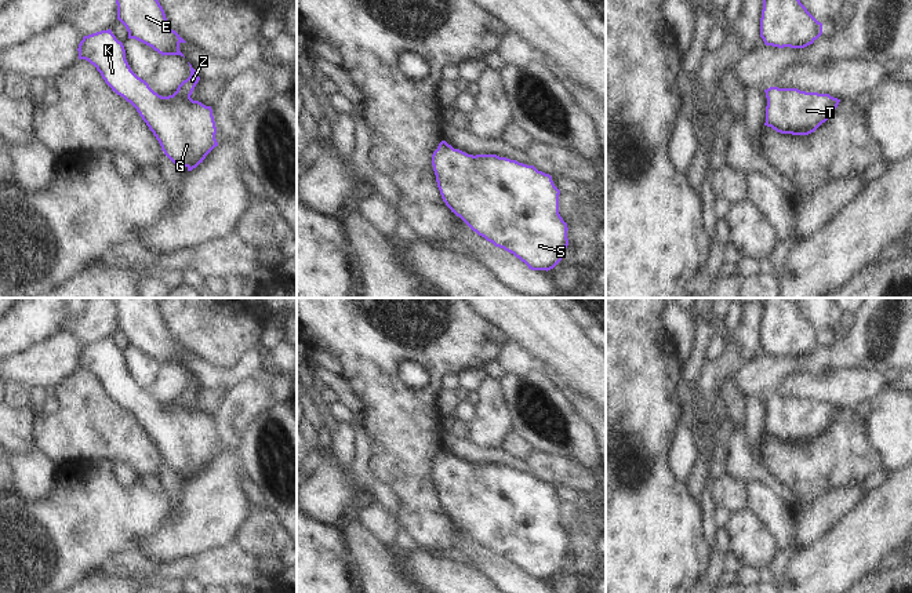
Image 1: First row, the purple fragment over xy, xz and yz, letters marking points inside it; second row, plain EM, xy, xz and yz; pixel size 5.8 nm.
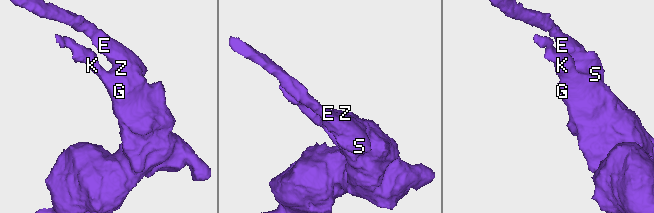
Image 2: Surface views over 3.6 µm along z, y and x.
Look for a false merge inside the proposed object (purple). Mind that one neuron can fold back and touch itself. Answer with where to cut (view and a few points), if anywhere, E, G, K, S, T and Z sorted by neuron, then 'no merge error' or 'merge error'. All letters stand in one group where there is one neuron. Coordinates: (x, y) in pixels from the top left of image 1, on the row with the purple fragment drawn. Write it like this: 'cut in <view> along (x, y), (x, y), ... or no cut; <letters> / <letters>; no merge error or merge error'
no cut; E G K S T Z; no merge error

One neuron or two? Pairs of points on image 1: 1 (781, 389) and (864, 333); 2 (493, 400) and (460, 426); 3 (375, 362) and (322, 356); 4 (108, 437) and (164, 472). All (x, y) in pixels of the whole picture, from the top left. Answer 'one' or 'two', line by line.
1: two
2: two
3: two
4: two

